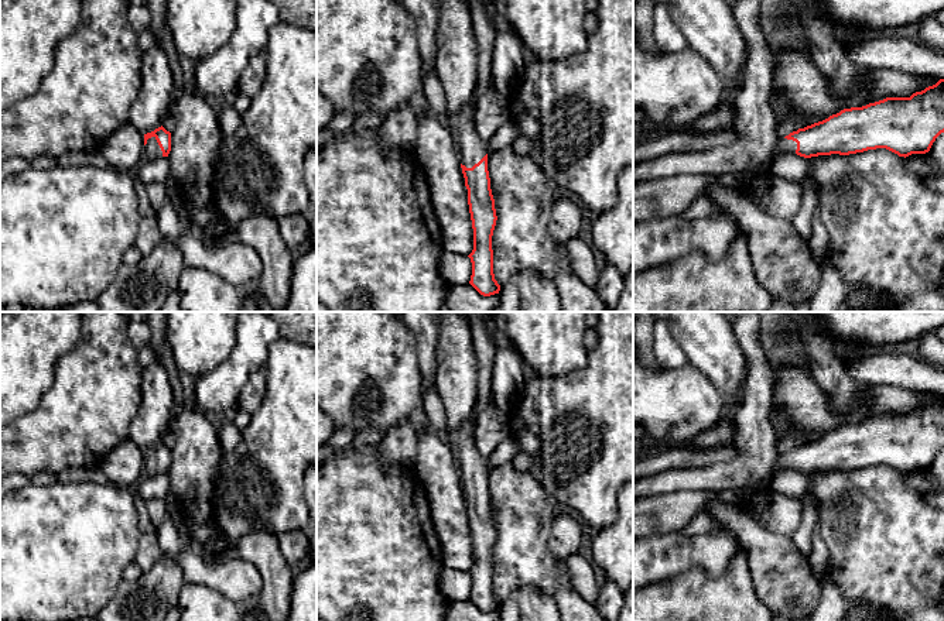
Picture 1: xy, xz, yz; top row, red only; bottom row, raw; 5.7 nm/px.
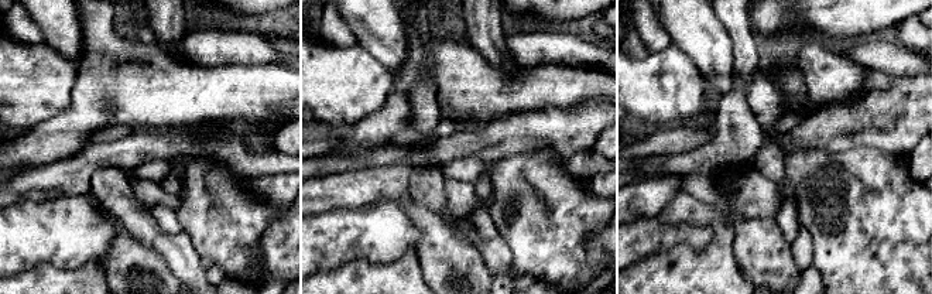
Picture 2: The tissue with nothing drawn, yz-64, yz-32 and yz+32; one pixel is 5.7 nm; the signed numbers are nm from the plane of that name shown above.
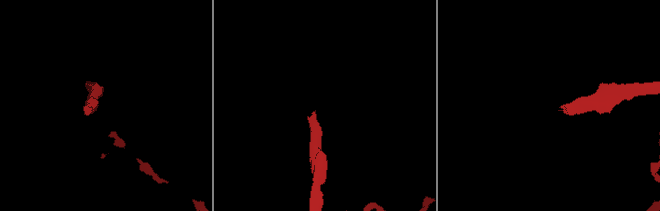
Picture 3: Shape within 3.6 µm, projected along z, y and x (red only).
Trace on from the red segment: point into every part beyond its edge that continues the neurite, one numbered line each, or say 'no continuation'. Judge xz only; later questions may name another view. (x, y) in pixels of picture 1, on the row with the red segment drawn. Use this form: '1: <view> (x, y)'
1: xz (471, 147)

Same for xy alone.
1: xy (151, 150)

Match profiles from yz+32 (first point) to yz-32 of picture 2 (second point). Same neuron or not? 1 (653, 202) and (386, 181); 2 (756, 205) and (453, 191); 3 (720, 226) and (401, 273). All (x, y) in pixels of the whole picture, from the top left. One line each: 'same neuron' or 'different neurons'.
1: same neuron
2: same neuron
3: same neuron

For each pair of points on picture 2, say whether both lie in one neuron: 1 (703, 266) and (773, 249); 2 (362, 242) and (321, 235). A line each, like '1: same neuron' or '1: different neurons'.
1: different neurons
2: same neuron

